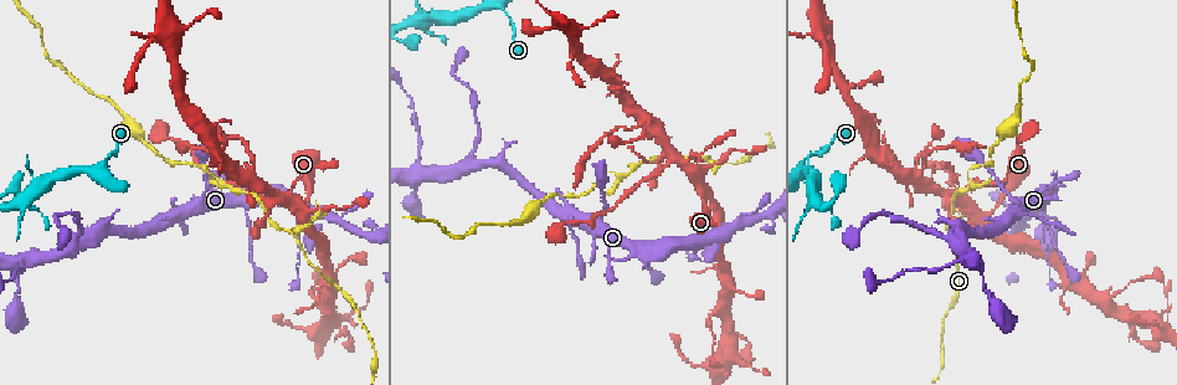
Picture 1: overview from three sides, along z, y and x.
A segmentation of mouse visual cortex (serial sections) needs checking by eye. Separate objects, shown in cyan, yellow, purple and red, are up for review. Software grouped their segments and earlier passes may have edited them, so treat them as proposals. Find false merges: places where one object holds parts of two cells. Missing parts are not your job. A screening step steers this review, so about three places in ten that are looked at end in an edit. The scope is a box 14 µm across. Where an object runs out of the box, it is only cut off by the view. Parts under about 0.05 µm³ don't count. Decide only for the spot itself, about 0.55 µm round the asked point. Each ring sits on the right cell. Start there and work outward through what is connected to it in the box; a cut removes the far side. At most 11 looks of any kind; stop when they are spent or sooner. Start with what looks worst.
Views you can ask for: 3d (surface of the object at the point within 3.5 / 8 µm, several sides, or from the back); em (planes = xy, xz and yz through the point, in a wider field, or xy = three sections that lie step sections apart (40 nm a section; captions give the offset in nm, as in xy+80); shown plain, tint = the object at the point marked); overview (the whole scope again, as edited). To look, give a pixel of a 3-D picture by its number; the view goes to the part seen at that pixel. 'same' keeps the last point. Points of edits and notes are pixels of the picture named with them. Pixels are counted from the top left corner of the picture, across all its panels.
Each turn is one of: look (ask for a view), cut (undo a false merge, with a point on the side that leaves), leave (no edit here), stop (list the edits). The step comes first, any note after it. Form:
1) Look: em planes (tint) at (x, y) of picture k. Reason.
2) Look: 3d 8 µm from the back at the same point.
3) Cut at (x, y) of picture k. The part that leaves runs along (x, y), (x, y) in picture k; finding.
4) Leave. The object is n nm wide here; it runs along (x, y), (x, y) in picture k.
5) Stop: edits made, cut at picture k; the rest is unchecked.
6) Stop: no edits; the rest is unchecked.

Look: 3d 3.5 µm at (294, 237) of picture 1. Sharp bend.

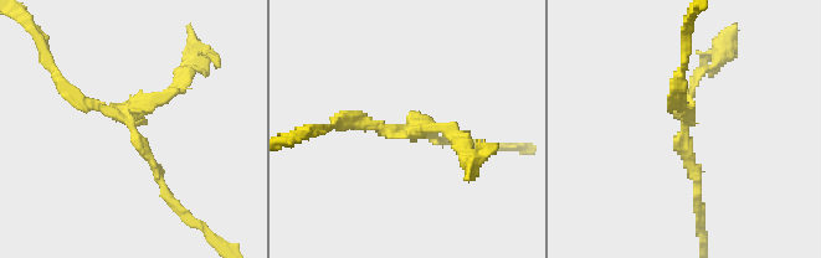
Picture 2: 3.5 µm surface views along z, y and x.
Look: em planes (tint) at (131, 129) of picture 2.

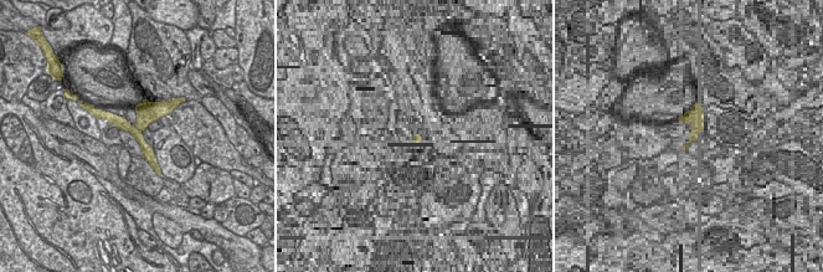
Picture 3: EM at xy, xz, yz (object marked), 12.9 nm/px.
Look: em xy step 3 (tint) at the same point. Cut it another way.

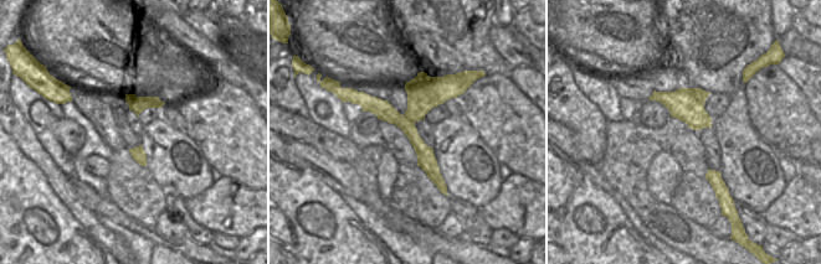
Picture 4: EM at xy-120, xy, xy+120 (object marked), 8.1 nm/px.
Cut at (441, 128) of picture 2. The object is 180 nm wide here; a border runs along (404, 115), (414, 123) in picture 4; two cells meet here.

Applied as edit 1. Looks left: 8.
Look: 3d 3.5 µm at (207, 171) of picture 1. Thin neck.

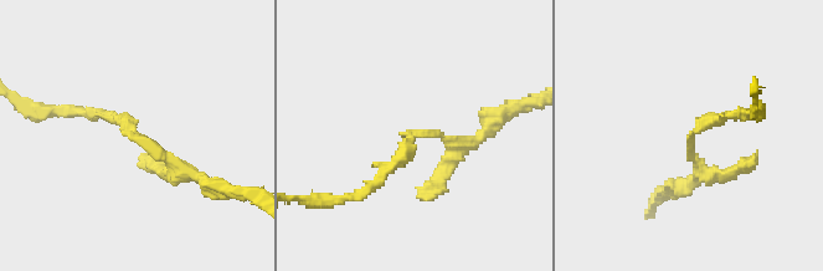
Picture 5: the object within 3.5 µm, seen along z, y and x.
Look: em xy step 3 (tint) at (135, 135) of picture 5. The arms are 150, 200 nm wide.

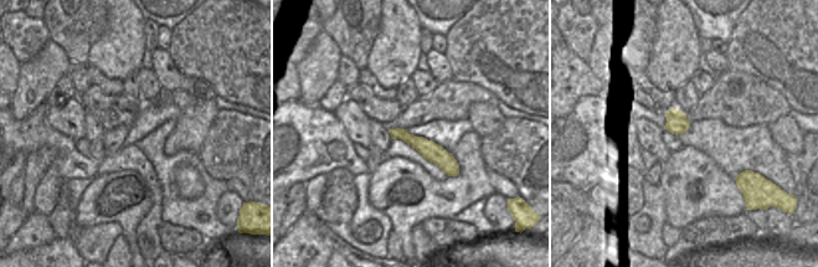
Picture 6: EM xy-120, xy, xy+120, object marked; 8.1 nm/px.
Leave. Continuous, no second cell.

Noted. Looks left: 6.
Look: em planes (tint) at (1044, 204) of picture 1. Three arms meet.

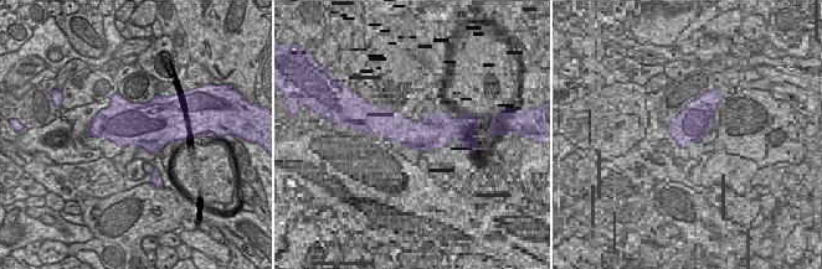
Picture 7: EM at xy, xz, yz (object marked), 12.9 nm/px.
Look: 3d 3.5 µm at the same point. Wider look.

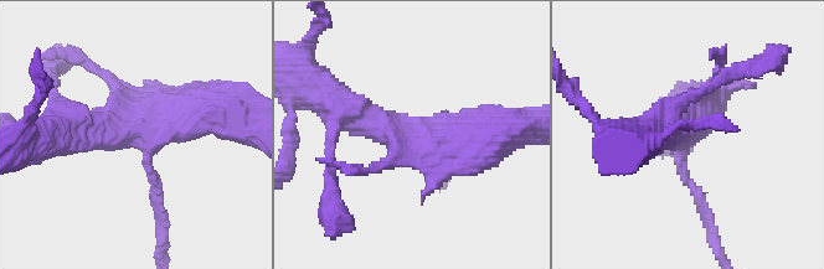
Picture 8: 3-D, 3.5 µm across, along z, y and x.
Leave. It runs along (340, 108), (420, 143), (495, 130) in picture 8; all the same cell.

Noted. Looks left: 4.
Look: 3d 3.5 µm at (163, 38) of picture 1. Sudden change in width.

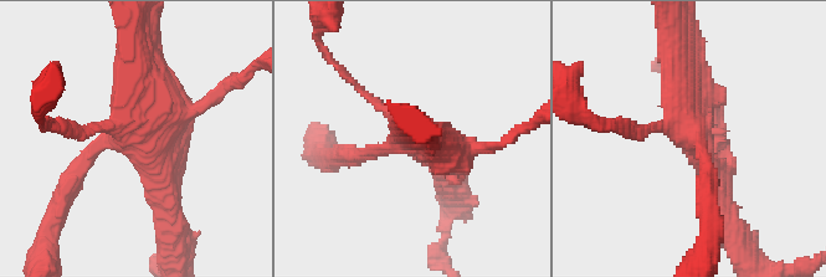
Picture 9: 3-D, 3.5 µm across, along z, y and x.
Look: em xy step 2 (tint) at (693, 143) of picture 9.

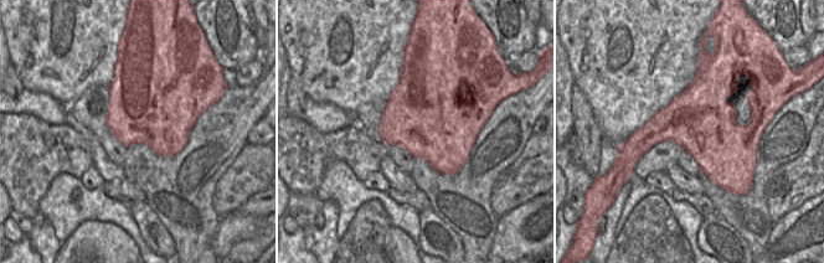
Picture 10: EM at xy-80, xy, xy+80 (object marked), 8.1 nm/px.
Leave. All the same cell.

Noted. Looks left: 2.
Stop: edits made, cut at picture 2; the rest is unchecked.

